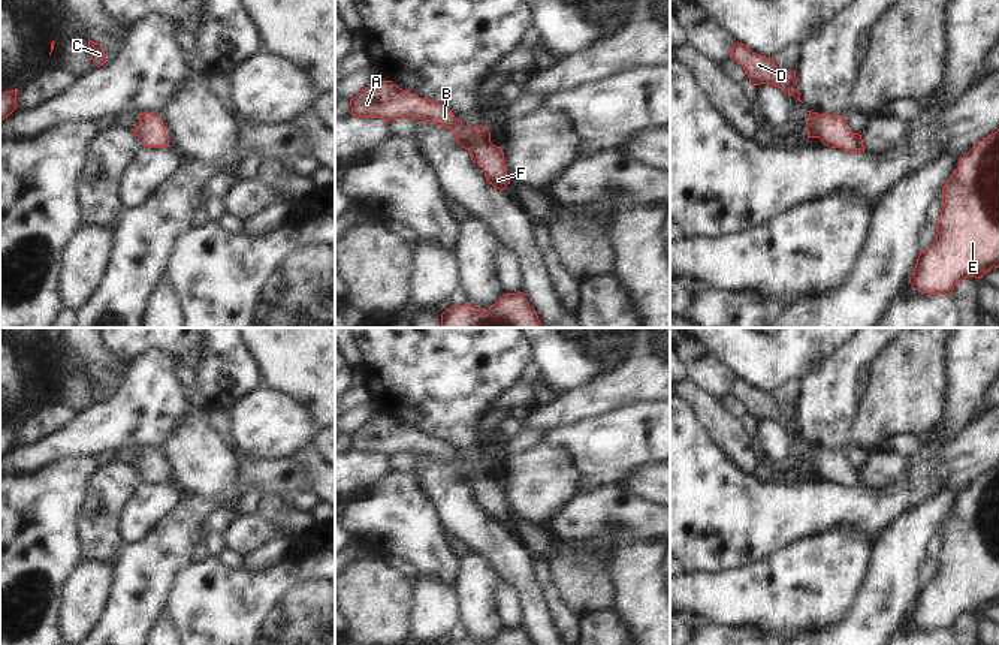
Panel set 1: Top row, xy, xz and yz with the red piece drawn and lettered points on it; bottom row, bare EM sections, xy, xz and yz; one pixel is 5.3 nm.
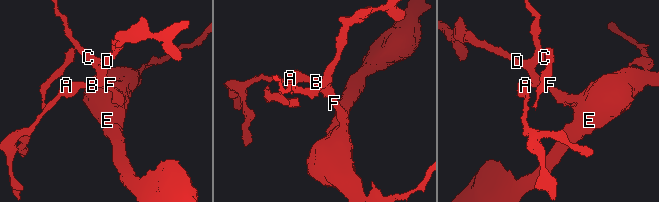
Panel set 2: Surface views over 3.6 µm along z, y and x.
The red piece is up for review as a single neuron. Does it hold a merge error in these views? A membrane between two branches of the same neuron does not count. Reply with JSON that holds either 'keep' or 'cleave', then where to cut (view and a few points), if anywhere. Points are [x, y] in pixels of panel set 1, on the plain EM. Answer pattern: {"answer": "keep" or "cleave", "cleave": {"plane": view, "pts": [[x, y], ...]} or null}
{"answer": "keep", "cleave": null}

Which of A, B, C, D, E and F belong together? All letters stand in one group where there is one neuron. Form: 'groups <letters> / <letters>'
groups A B C D E F

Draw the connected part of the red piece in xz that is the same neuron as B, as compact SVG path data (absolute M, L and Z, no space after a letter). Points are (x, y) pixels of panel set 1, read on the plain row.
M377 416L354 431L350 441L354 452L374 452L386 456L411 452L450 464L458 479L470 486L471 495L483 501L489 519L500 525L510 519L504 488L501 482L491 477L491 467L482 459L467 464L446 440L422 434L392 416Z

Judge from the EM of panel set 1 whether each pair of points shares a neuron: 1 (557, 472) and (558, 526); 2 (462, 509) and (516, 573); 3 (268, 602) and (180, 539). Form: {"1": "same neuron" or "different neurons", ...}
{"1": "different neurons", "2": "same neuron", "3": "different neurons"}

